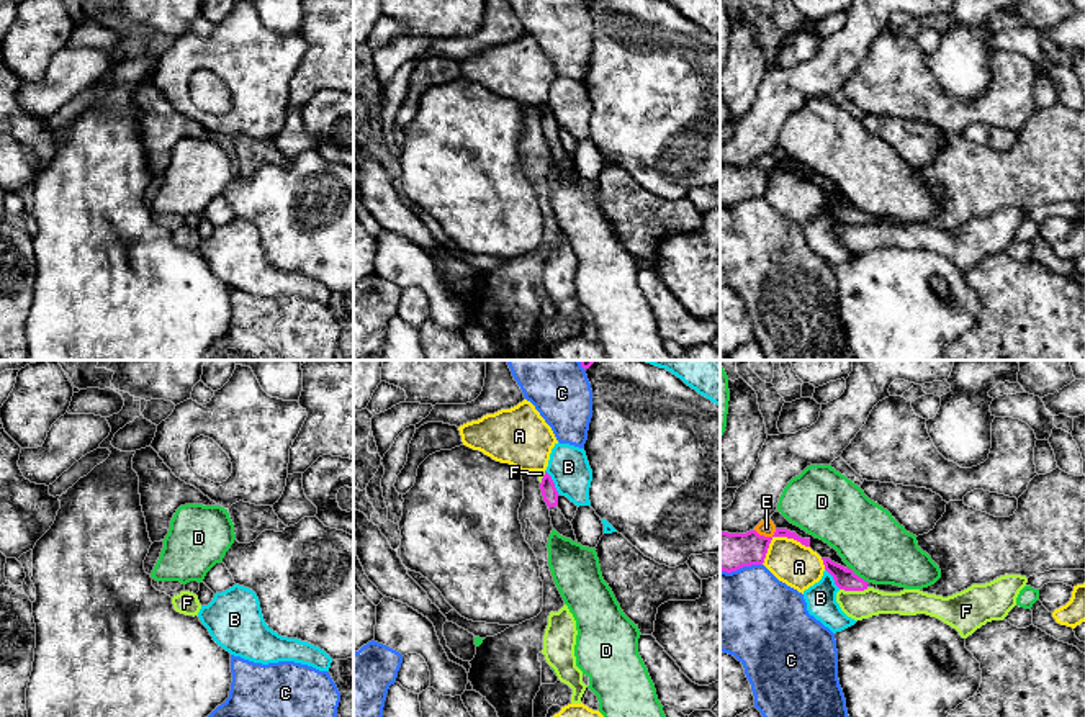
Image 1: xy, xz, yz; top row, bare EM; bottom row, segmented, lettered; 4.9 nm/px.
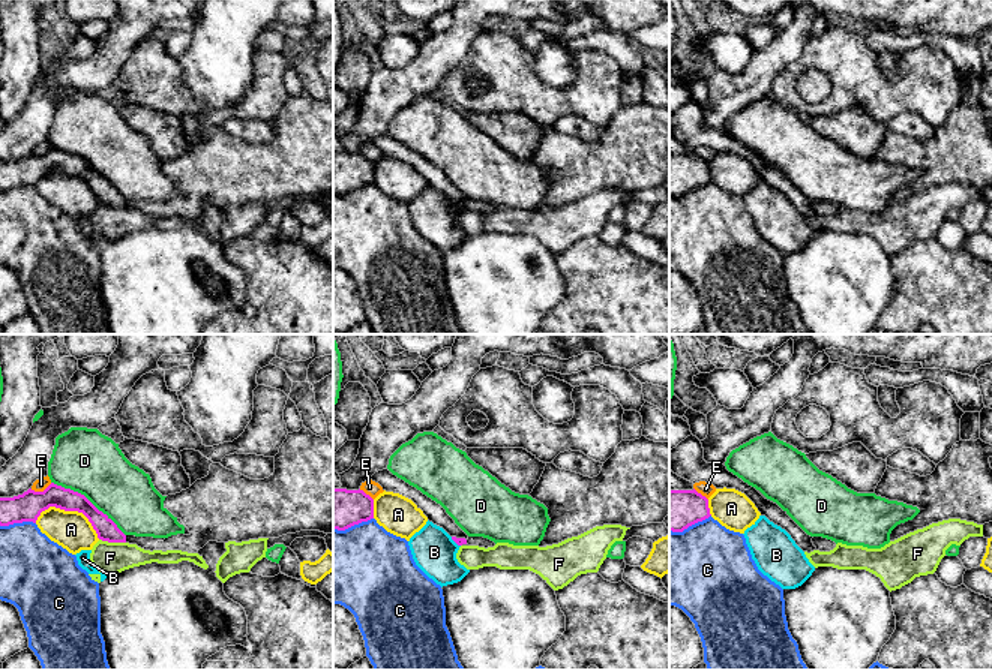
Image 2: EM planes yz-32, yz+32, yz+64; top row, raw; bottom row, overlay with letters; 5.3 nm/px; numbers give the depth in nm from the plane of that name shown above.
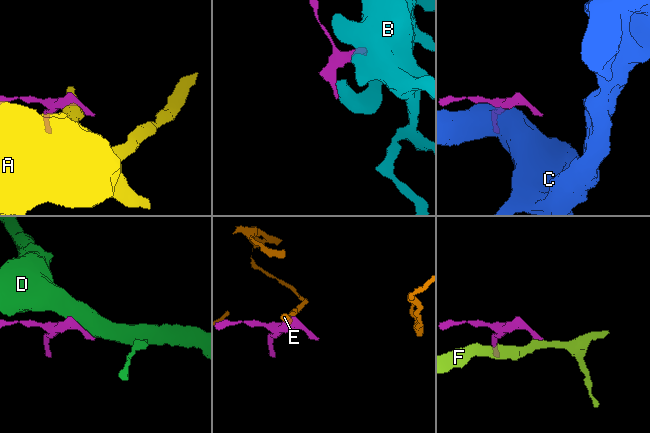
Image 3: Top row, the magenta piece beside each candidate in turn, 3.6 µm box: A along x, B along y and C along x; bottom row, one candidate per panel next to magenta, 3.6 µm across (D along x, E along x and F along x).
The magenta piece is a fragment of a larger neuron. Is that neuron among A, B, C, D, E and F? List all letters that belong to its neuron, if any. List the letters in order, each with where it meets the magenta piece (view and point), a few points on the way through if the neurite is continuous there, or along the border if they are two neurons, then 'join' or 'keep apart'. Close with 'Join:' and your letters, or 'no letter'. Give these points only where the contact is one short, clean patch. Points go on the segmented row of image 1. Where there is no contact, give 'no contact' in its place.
A: yz (778, 536) | along yz (809, 547), (792, 539), (774, 537), (761, 563) | keep apart
B: xz (553, 483) | keep apart
C: yz (740, 567) | keep apart
D: yz (858, 577) | keep apart
E: yz (766, 537) | along yz (755, 529), (765, 536), (771, 536), (776, 531) | keep apart
F: yz (853, 590) | along yz (868, 588), (840, 590) | keep apart
Join: no letter

